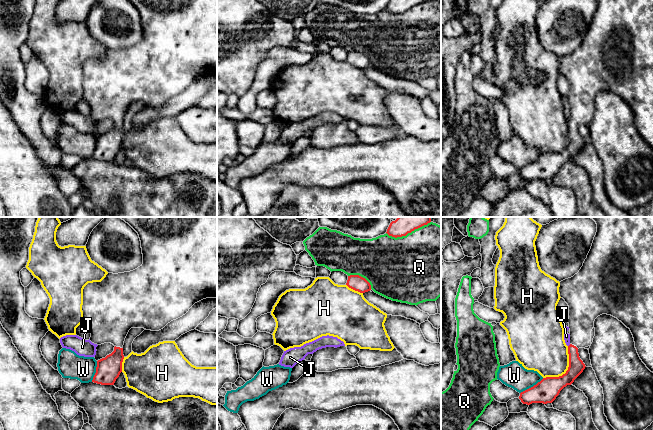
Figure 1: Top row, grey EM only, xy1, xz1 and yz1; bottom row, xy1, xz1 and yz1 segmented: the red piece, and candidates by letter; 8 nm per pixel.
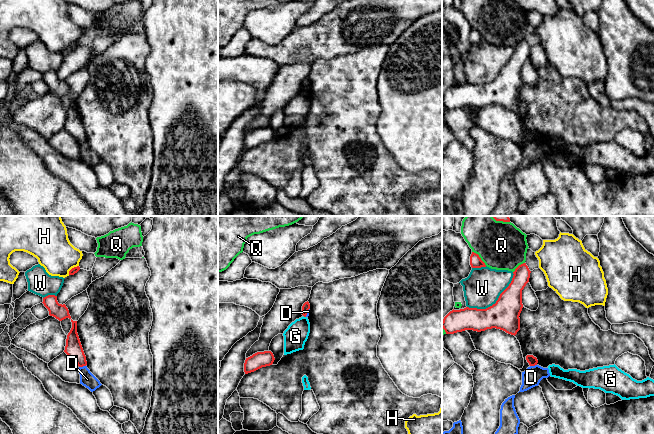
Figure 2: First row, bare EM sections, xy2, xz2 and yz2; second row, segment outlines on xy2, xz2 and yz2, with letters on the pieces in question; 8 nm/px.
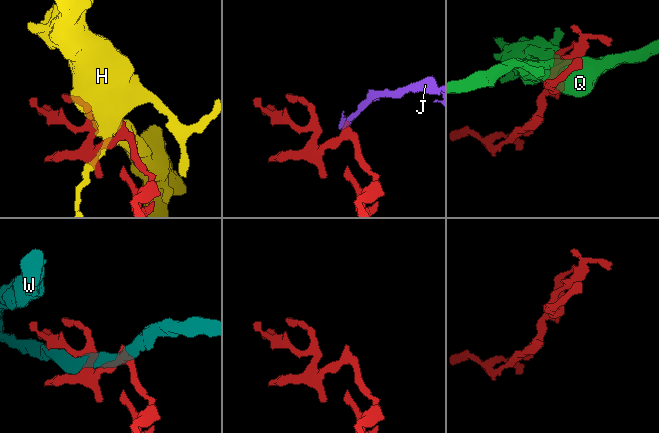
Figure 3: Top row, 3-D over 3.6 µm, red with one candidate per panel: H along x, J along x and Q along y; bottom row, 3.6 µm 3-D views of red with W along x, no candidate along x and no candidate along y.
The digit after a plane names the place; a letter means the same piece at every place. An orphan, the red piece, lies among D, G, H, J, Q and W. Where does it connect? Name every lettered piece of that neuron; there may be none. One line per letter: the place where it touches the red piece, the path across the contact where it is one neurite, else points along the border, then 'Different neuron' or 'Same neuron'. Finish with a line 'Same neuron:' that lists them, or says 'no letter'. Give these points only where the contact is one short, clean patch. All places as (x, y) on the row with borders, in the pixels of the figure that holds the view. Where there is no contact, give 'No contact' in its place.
D: Touches red at xy2 (82, 366). Boundary: xy2 (85, 365), (79, 367). Different neuron
G: Touches red at xz2 (304, 316). Boundary: xz2 (303, 315), (305, 317). Different neuron
H: Touches red at yz1 (567, 370). Different neuron
J: Touches red at yz1 (569, 345). Boundary: yz1 (570, 344), (568, 346). Different neuron
Q: Touches red at xz1 (360, 276). Different neuron
W: Touches red at yz2 (496, 301). Different neuron
Same neuron: no letter

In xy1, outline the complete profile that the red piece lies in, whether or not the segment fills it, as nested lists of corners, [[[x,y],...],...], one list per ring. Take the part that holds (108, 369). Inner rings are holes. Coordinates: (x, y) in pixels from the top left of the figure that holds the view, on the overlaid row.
[[[119,217],[139,235],[143,264],[124,273],[108,273],[101,282],[88,283],[83,289],[83,323],[90,329],[90,341],[113,344],[114,351],[97,361],[92,382],[114,385],[122,372],[123,345],[131,328],[159,331],[185,315],[197,302],[217,298],[217,217]]]

